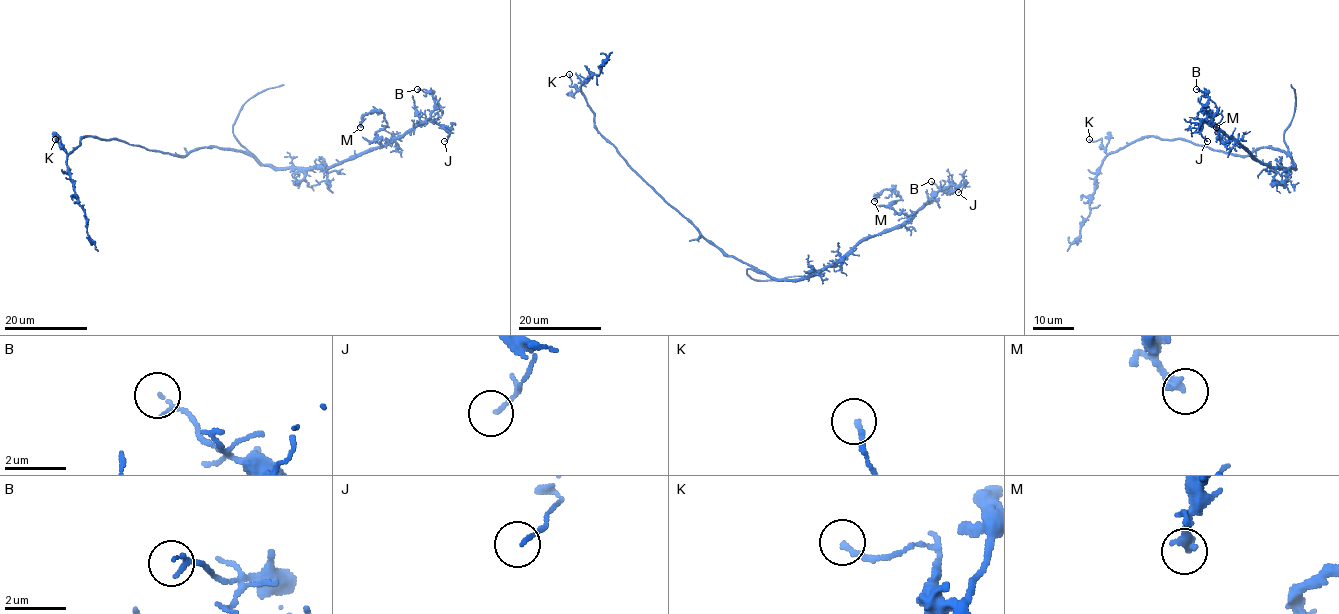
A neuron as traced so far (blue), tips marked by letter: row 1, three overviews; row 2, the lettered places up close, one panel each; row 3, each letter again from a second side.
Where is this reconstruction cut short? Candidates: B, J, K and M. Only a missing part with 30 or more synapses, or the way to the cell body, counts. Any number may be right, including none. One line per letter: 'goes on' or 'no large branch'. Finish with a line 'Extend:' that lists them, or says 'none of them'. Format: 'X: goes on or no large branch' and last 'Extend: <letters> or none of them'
B: no large branch
J: no large branch
K: no large branch
M: no large branch
Extend: none of them

